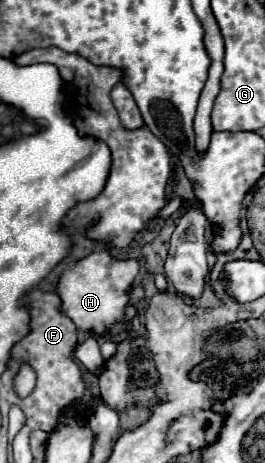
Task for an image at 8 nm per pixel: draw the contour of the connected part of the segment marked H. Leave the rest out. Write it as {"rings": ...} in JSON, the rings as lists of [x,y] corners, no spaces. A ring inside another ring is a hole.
{"rings":[[[95,251],[75,263],[75,267],[65,269],[57,283],[57,295],[61,297],[61,313],[65,313],[77,329],[105,333],[111,331],[115,321],[123,317],[127,305],[127,293],[131,281],[137,275],[139,263],[135,259],[117,261],[107,251]]]}

